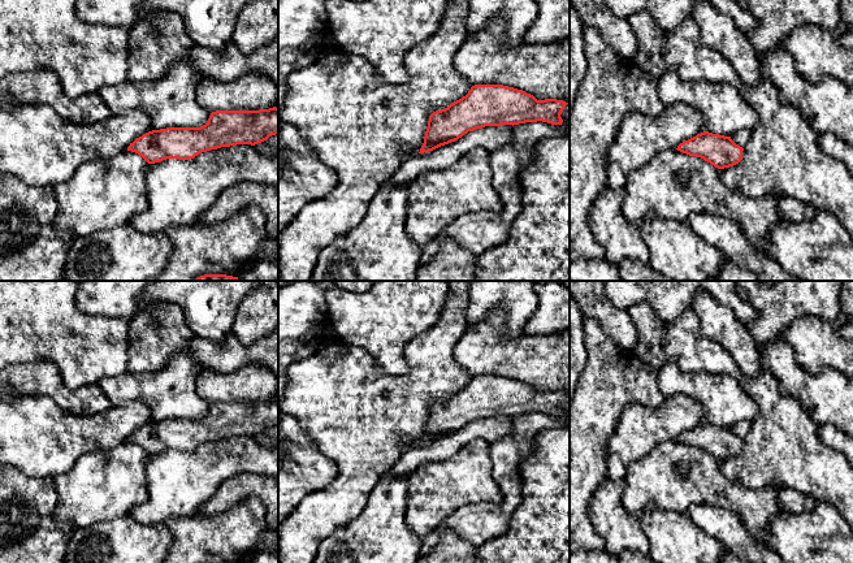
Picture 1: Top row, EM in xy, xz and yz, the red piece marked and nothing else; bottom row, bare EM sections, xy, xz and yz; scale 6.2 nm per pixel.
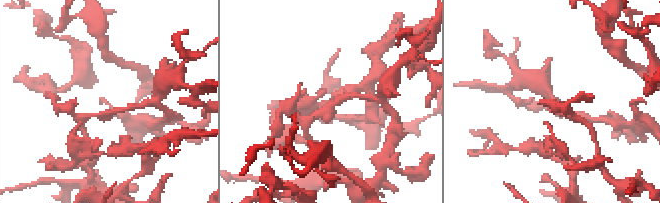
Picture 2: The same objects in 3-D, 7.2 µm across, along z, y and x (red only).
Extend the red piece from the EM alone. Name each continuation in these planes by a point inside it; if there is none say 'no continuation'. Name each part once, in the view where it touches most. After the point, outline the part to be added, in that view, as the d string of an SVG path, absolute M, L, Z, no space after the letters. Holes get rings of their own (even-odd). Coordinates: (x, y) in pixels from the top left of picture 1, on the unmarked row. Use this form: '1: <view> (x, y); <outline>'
no continuation

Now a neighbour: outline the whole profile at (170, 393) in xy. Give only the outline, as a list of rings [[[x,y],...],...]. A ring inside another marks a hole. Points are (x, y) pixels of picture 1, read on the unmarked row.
[[[183,351],[170,356],[159,372],[129,371],[100,380],[96,385],[113,406],[138,399],[151,411],[153,421],[166,419],[200,419],[211,403],[196,391],[202,368]]]

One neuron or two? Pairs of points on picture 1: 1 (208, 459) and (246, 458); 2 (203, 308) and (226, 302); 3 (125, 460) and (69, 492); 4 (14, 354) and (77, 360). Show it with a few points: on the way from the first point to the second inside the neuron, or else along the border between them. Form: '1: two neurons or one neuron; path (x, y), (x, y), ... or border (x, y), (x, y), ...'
1: one neuron; path (217, 459), (237, 458)
2: one neuron; path (208, 306), (212, 302), (221, 302)
3: one neuron; path (111, 475), (98, 488), (83, 492)
4: one neuron; path (30, 350), (61, 350)

